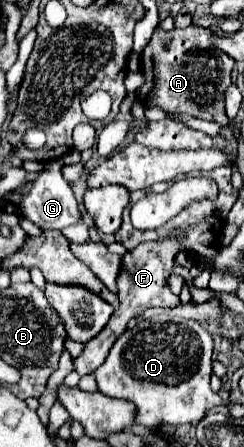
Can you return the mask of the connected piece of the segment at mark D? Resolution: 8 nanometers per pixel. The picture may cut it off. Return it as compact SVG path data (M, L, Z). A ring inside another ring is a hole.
M161 313L151 319L139 319L133 329L127 329L111 347L105 363L93 373L97 377L99 391L109 397L123 397L137 405L137 423L155 427L161 421L171 425L187 425L197 423L205 417L205 413L217 405L221 405L221 397L211 391L211 353L213 353L213 337L209 333L201 333L197 321L187 321L177 315Z

